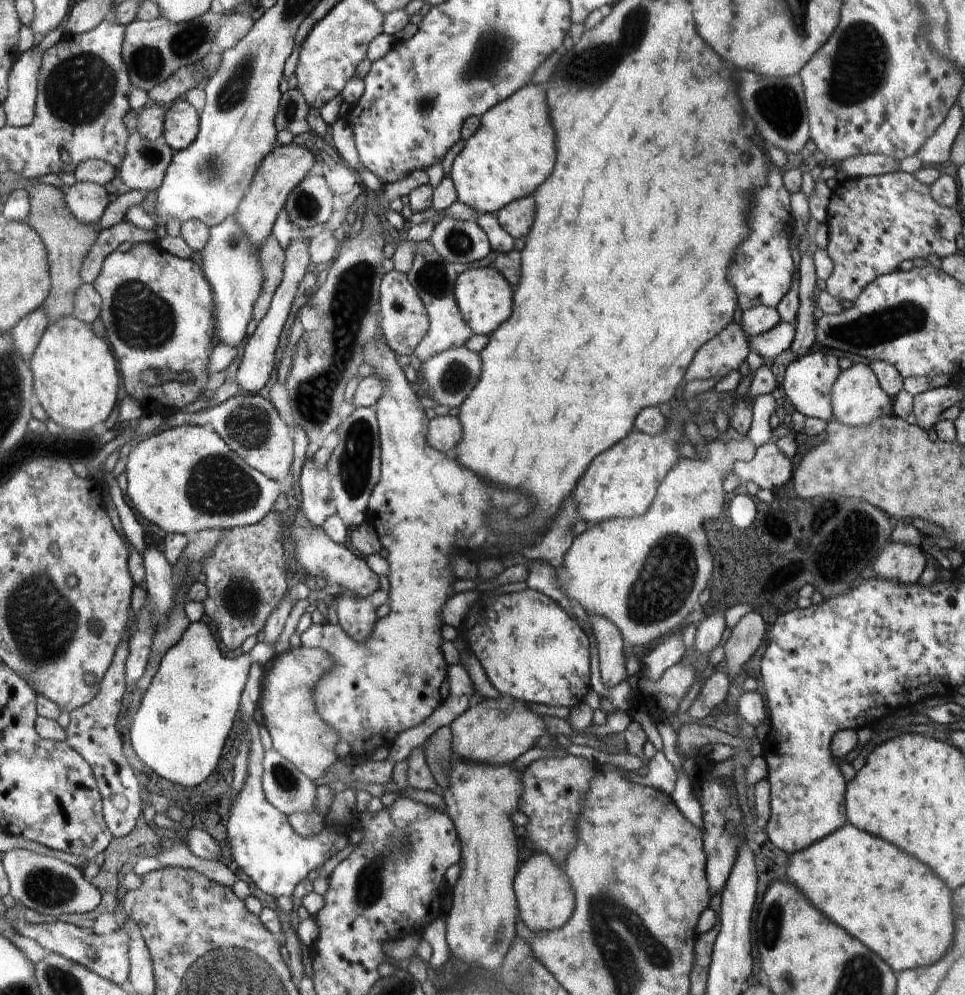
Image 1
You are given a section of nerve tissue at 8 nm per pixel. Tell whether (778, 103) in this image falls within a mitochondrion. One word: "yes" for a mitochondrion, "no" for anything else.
yes

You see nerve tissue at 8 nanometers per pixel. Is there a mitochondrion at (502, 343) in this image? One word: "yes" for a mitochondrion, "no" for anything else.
no

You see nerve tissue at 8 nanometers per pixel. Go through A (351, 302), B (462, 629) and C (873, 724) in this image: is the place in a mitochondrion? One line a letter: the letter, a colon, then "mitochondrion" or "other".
A: mitochondrion
B: other
C: other

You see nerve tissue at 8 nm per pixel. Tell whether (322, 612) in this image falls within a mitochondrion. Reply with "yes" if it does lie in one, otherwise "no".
no

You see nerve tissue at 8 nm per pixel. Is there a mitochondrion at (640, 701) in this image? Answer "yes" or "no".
no

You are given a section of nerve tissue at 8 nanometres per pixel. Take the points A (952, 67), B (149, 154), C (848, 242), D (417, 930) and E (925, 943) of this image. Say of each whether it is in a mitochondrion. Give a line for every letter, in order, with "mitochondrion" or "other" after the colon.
A: other
B: mitochondrion
C: other
D: other
E: other

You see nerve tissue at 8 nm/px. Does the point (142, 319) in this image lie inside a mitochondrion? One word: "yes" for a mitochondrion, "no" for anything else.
yes

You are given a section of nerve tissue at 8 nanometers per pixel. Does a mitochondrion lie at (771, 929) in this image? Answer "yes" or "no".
yes

